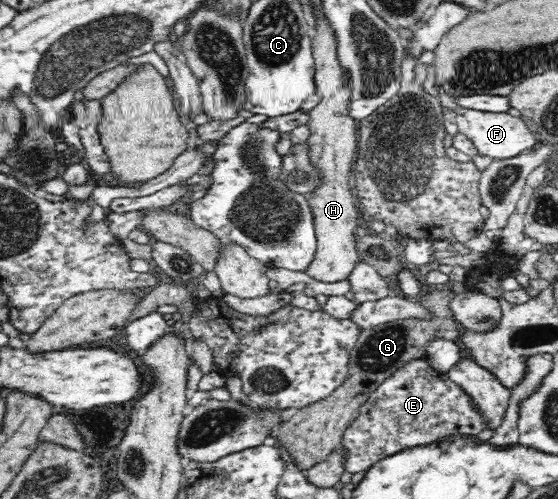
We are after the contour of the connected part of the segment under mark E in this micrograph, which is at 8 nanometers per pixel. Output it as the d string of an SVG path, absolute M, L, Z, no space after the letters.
M414 358L400 366L375 392L361 405L359 416L350 422L342 437L343 444L348 448L346 471L350 474L367 472L375 462L387 458L403 450L425 447L440 442L441 439L454 435L477 435L486 426L480 414L473 408L470 398L458 384L448 375L434 371L423 358Z

